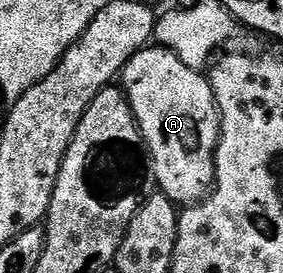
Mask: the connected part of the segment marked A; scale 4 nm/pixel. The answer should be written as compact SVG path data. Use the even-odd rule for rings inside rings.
M152 44L143 50L139 50L124 65L122 89L128 95L128 102L132 105L132 115L136 117L136 124L140 127L140 135L144 138L144 145L148 147L148 157L152 163L152 172L156 176L156 185L159 193L164 194L171 202L177 204L199 203L211 191L216 181L216 145L220 143L220 109L216 106L216 97L212 91L211 81L201 71L194 68L186 68L186 64L182 64L182 60L178 60L178 56L174 56L174 52L164 49L159 44Z

